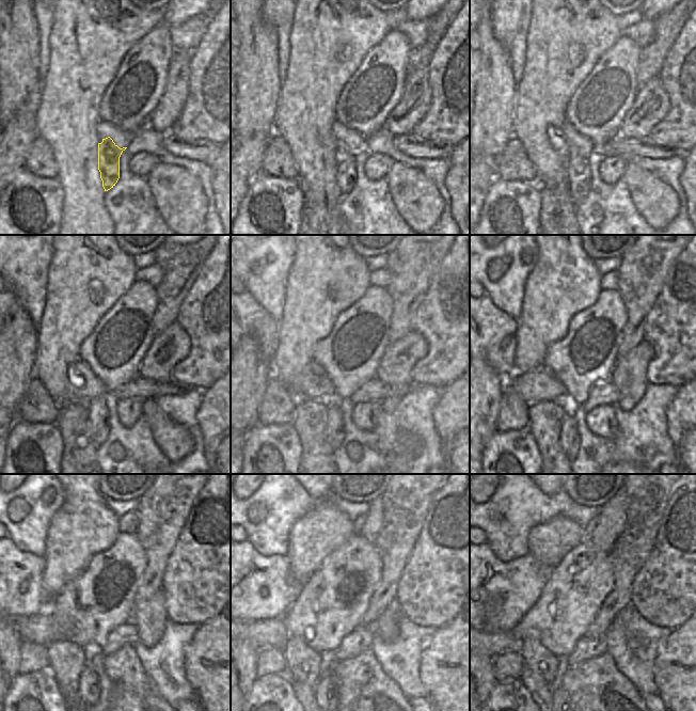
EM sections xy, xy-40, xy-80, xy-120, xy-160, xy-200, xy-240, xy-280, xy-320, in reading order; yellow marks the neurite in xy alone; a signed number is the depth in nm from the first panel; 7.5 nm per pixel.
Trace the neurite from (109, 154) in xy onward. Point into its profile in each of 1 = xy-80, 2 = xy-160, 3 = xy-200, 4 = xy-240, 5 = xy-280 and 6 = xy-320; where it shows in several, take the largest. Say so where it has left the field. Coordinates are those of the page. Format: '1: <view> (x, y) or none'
1: xy-80 (579, 172)
2: xy-160 (334, 432)
3: xy-200 (569, 439)
4: xy-240 (89, 691)
5: xy-280 (326, 691)
6: xy-320 (556, 691)

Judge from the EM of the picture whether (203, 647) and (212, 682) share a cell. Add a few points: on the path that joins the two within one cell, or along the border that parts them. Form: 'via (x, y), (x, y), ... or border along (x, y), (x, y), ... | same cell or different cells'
via (200, 656), (198, 659), (199, 663), (209, 674) | same cell

